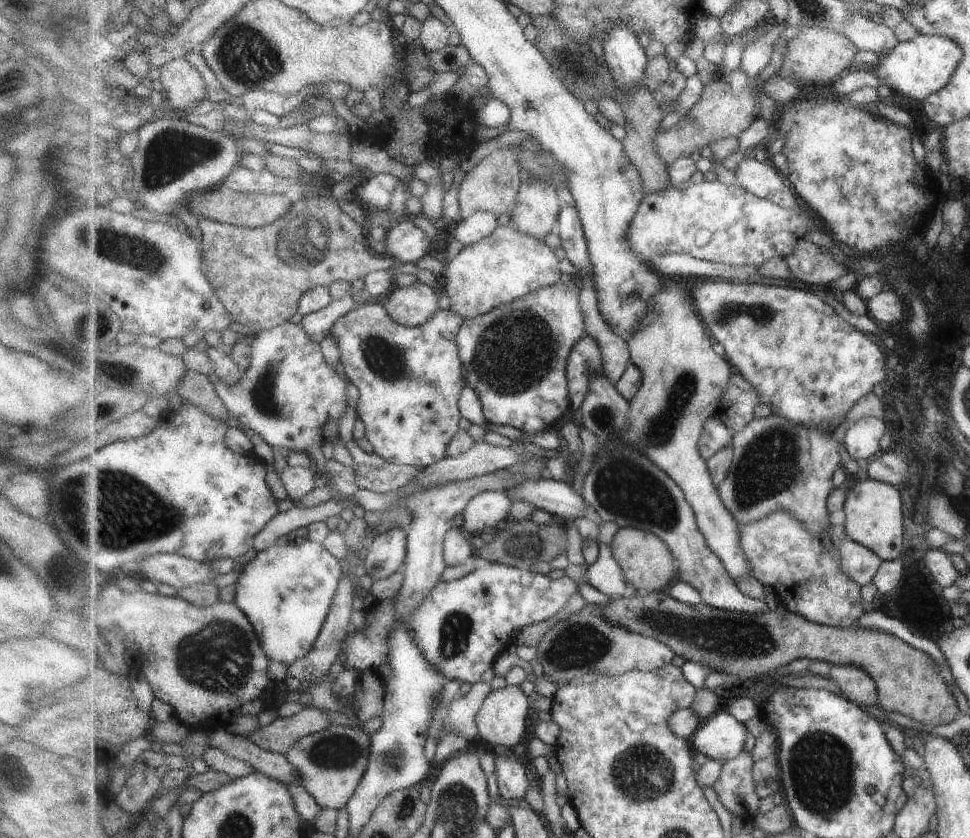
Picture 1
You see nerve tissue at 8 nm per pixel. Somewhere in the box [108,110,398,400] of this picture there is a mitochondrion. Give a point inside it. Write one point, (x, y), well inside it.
(304, 242)

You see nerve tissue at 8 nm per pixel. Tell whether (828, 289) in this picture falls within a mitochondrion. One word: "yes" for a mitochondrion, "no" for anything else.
no

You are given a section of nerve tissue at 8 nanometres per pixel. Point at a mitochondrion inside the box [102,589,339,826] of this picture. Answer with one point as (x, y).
(219, 657)

